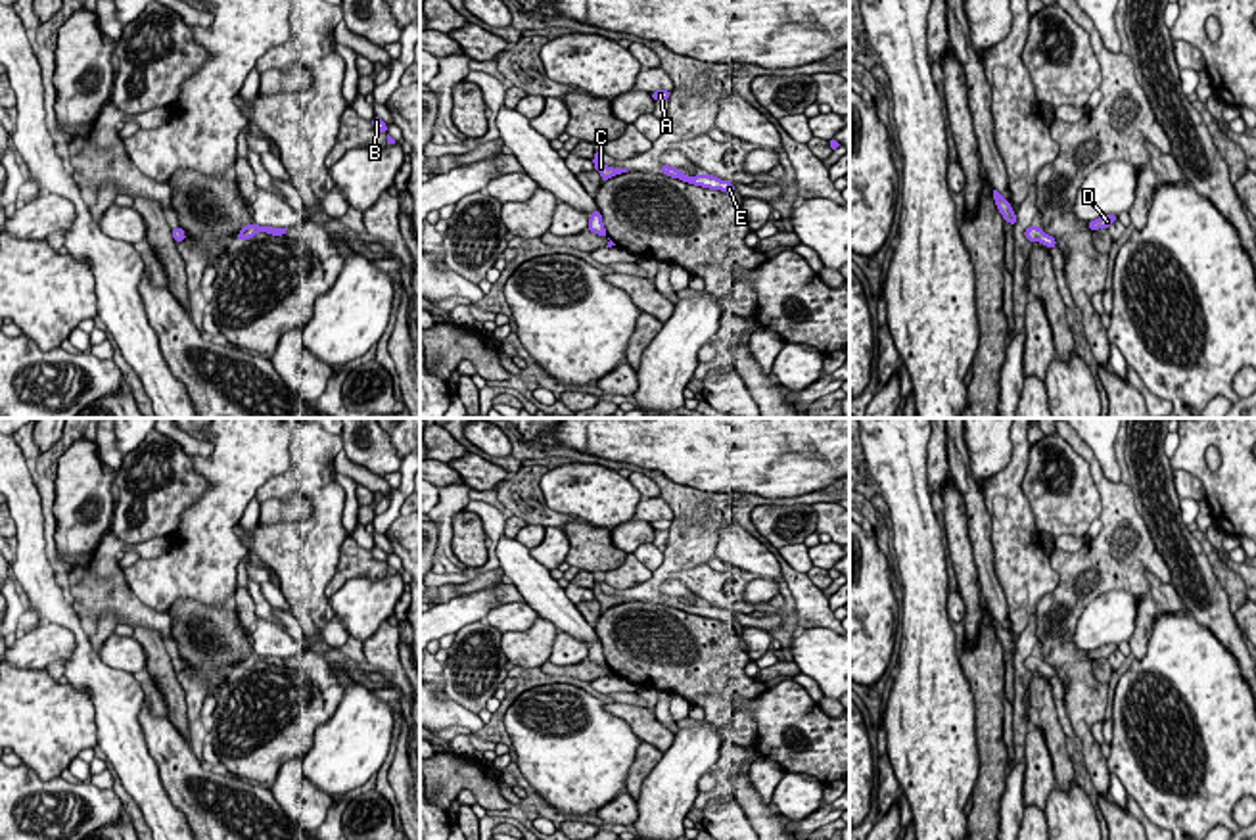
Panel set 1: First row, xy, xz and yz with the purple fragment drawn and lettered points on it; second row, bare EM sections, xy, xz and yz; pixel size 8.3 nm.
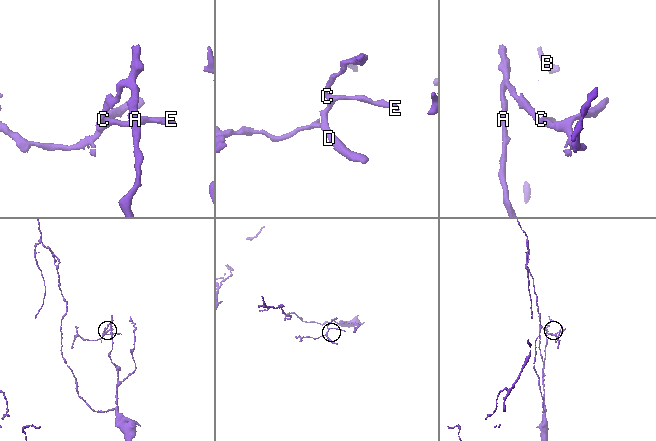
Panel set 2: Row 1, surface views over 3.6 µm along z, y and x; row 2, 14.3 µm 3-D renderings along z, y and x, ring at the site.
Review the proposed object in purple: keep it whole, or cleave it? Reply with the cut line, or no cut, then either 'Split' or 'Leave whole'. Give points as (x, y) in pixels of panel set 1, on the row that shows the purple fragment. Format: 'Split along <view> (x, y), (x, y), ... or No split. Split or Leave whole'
No split. Leave whole

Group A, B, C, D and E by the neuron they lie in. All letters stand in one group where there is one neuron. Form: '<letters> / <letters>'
A B C D E

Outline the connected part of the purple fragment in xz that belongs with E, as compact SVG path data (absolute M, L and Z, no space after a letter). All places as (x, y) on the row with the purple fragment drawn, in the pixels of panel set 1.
M662 165L660 173L667 175L671 178L679 178L683 182L694 184L694 186L702 186L702 188L709 188L709 190L721 190L721 192L727 192L727 194L733 194L733 196L736 194L731 180L721 180L713 175L688 176L688 175L681 173L677 167L669 167L669 165Z

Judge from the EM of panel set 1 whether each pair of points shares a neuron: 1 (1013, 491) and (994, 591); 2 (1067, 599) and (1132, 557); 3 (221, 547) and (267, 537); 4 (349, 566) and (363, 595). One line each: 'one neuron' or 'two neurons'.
1: two neurons
2: one neuron
3: two neurons
4: two neurons

